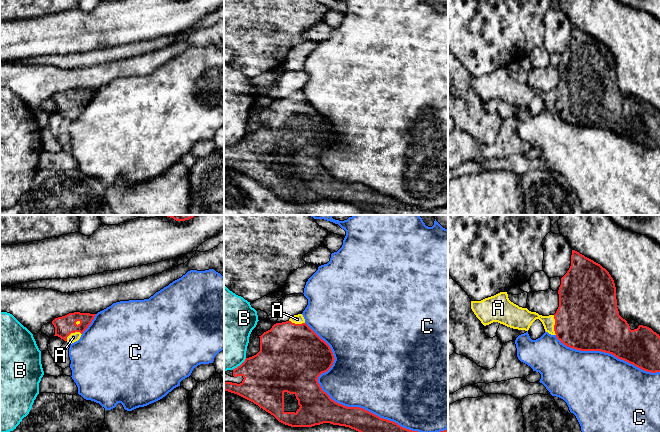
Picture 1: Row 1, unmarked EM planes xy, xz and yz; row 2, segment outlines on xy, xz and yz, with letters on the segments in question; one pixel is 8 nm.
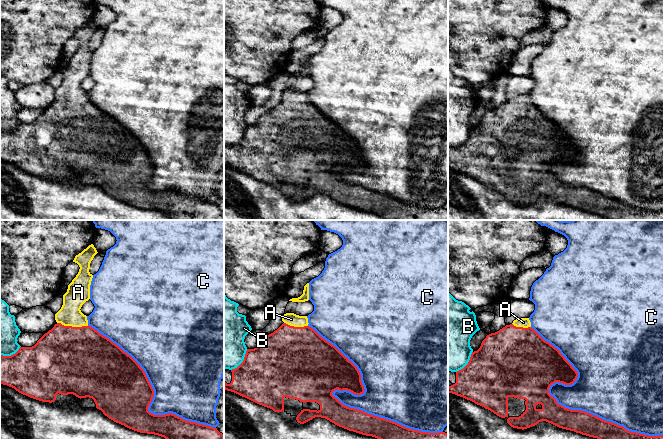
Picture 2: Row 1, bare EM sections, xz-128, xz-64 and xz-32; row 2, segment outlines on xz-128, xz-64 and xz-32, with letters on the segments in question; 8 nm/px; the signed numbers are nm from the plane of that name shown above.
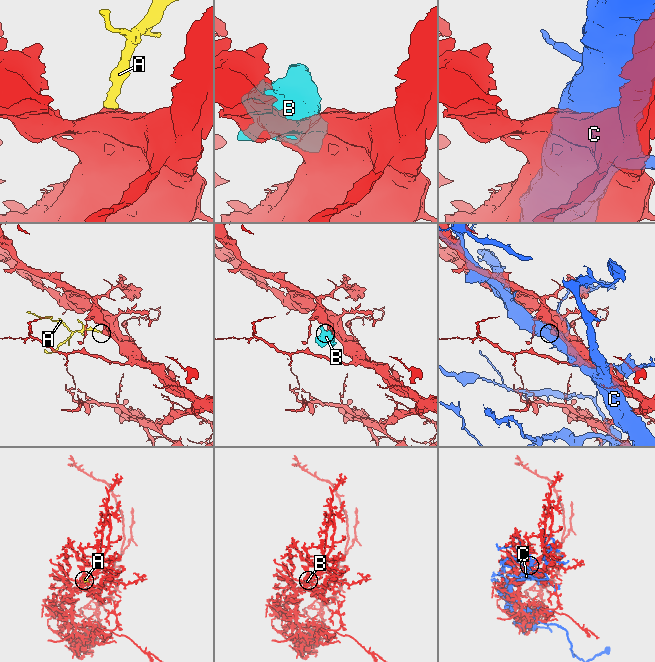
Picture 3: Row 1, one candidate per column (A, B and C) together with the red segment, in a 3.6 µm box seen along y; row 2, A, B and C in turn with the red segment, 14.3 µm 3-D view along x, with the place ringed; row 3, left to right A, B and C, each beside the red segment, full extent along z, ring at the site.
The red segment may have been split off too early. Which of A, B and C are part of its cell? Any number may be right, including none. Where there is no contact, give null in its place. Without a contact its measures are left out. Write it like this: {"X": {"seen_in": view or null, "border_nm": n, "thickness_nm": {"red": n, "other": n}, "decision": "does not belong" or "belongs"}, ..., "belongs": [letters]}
{"A": {"seen_in": "yz", "border_nm": 160, "thickness_nm": {"red": 480, "other": 150}, "decision": "belongs"}, "B": {"seen_in": "xz", "border_nm": 150, "thickness_nm": {"red": 380, "other": 380}, "decision": "does not belong"}, "C": {"seen_in": "xz", "border_nm": 1250, "thickness_nm": {"red": 280, "other": 440}, "decision": "does not belong"}, "belongs": ["A"]}

